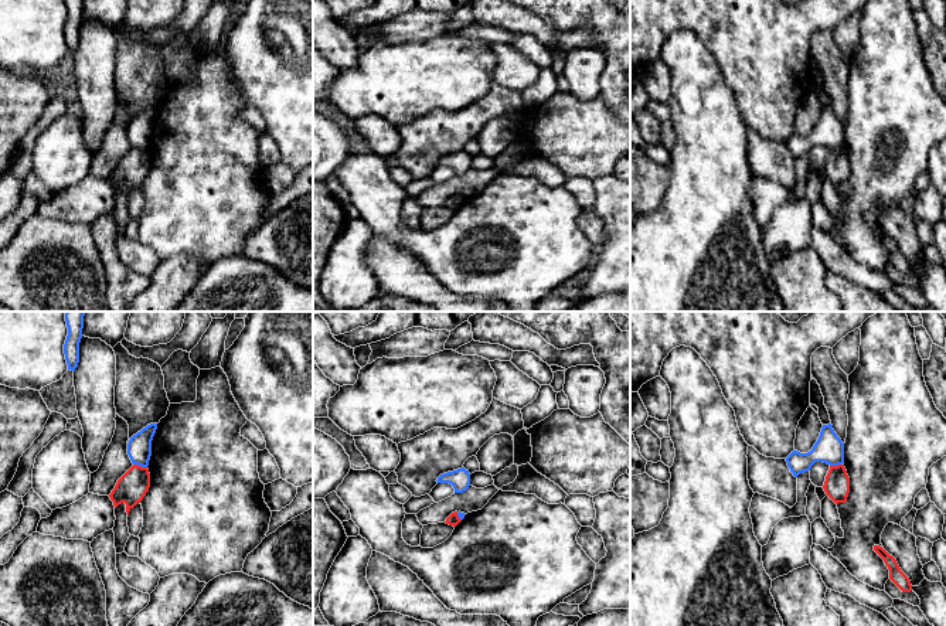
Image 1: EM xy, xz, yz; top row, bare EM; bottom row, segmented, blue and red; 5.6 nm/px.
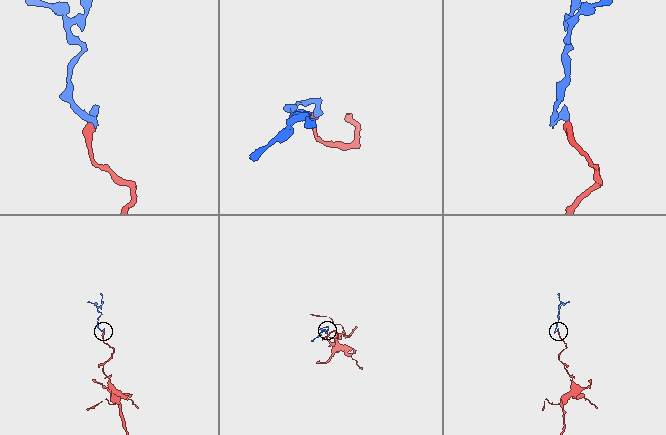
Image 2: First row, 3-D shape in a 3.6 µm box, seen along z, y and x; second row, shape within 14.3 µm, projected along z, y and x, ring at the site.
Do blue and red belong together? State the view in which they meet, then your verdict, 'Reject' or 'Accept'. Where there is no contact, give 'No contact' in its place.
Touches blue in xy. Reject

